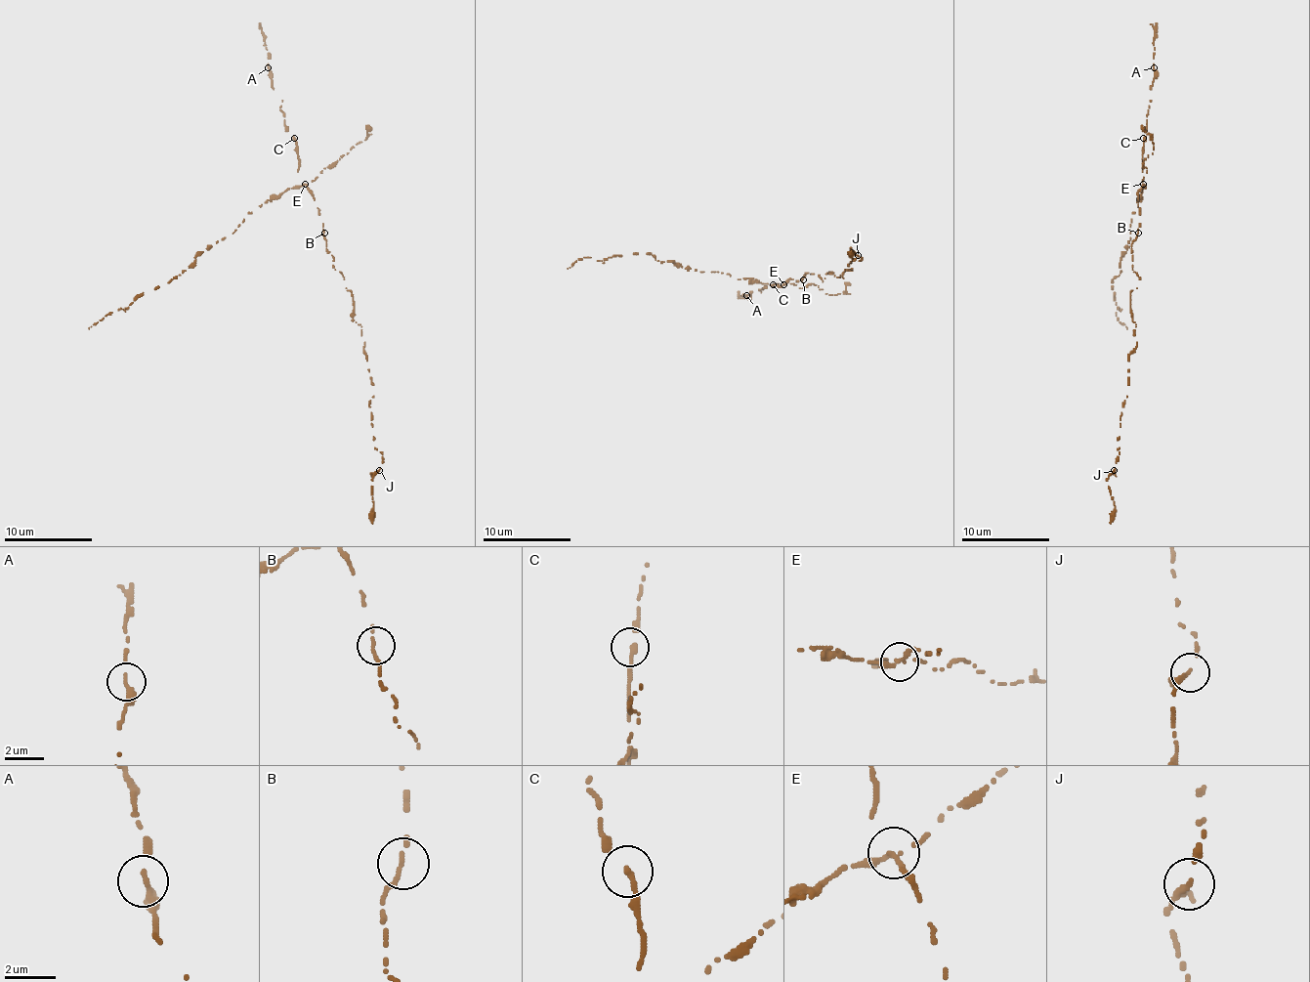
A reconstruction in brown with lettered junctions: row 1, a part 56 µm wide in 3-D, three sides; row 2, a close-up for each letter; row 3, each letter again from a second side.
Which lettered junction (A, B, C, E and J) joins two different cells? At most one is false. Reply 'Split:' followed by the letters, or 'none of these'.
Split: E

